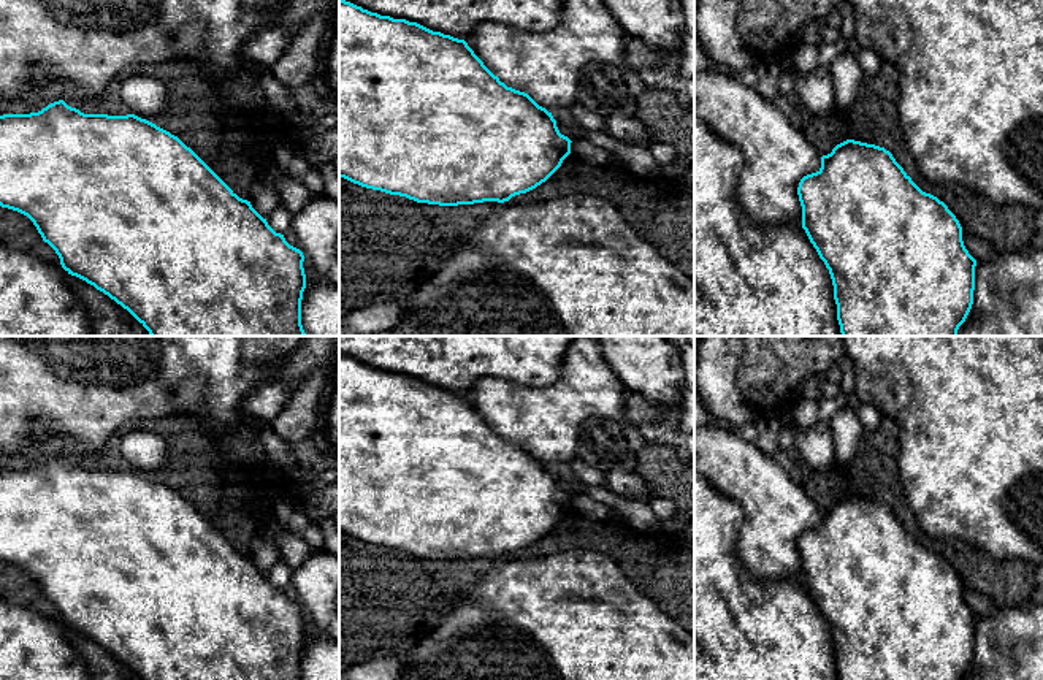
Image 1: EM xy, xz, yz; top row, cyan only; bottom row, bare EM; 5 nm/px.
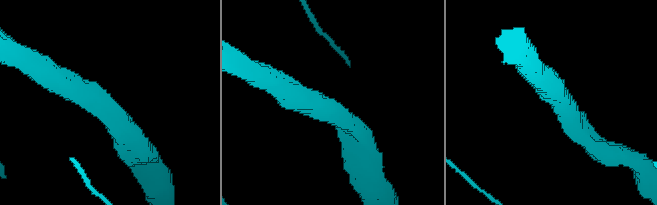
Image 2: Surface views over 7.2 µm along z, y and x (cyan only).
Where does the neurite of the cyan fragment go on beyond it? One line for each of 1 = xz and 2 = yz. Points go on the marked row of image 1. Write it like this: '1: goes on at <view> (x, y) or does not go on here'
1: does not go on here
2: does not go on here

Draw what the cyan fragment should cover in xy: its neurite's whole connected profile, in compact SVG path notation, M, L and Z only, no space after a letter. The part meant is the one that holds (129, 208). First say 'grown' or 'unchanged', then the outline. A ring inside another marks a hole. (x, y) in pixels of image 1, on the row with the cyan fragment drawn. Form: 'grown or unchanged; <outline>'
unchanged; M63 100L38 113L0 116L0 206L27 216L43 241L60 258L62 268L127 309L151 336L306 336L301 325L301 300L306 288L304 255L276 233L250 204L239 198L178 136L135 114L84 114Z

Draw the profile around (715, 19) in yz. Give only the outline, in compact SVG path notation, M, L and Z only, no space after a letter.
M697 0L694 30L712 65L737 74L755 68L758 55L743 46L735 30L735 14L742 0Z

